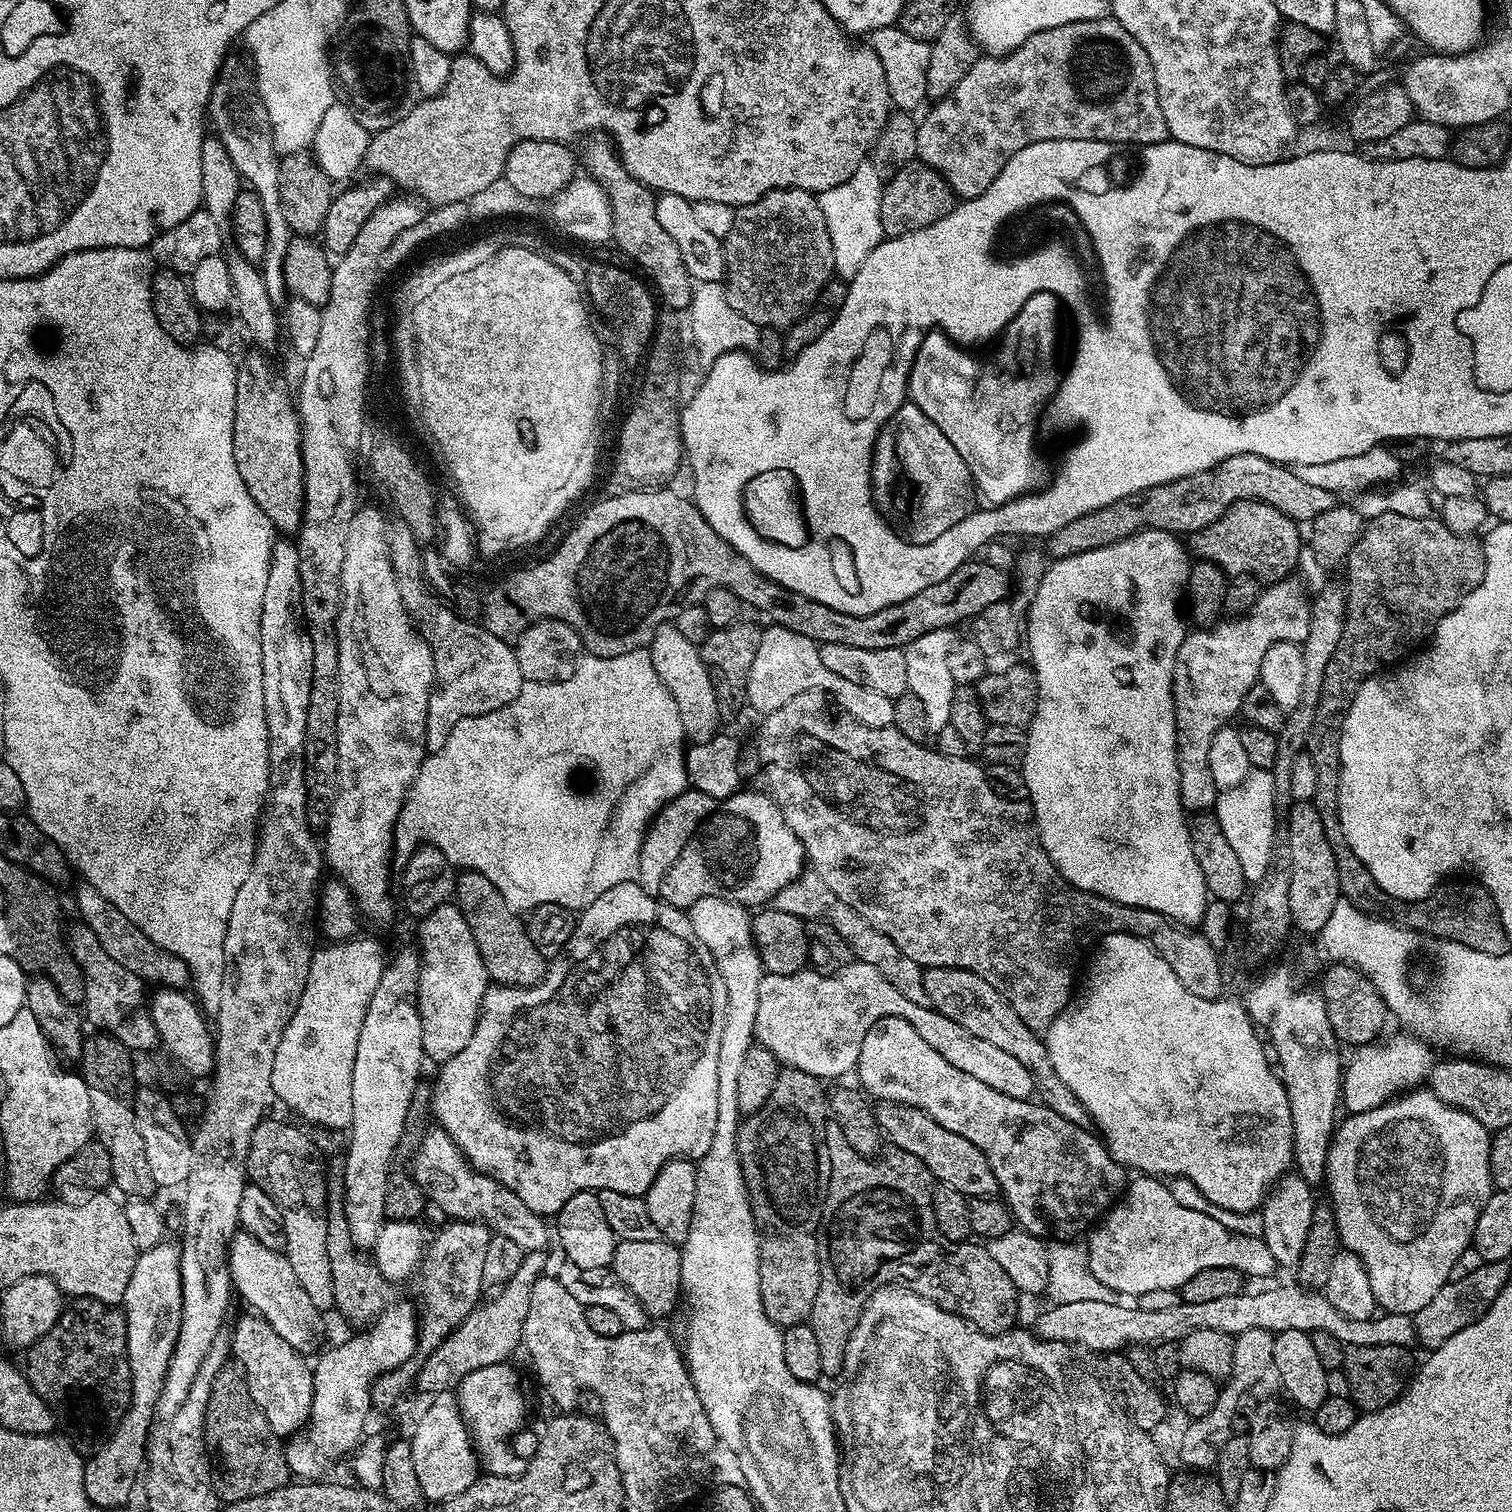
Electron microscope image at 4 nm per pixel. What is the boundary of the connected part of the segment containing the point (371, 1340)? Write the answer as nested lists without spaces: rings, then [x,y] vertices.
[[[393,1302],[371,1324],[369,1332],[360,1332],[329,1352],[321,1351],[320,1361],[312,1368],[312,1415],[308,1417],[306,1431],[291,1437],[286,1444],[288,1469],[301,1481],[316,1482],[327,1477],[324,1475],[331,1470],[332,1460],[342,1459],[364,1440],[368,1415],[374,1412],[372,1384],[376,1377],[405,1364],[416,1352],[420,1325],[413,1305],[411,1308]]]

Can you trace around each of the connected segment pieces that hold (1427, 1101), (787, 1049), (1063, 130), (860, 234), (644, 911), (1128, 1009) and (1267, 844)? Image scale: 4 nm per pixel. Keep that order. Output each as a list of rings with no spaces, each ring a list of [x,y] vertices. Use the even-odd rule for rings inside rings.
[[[1411,1090],[1397,1095],[1386,1101],[1377,1109],[1367,1110],[1366,1113],[1354,1113],[1344,1120],[1339,1121],[1332,1137],[1332,1143],[1328,1145],[1328,1171],[1326,1173],[1327,1199],[1334,1210],[1336,1229],[1340,1235],[1340,1243],[1349,1252],[1366,1266],[1366,1274],[1370,1276],[1370,1286],[1374,1290],[1374,1298],[1377,1305],[1384,1312],[1397,1312],[1403,1316],[1415,1317],[1422,1306],[1427,1306],[1433,1300],[1434,1294],[1442,1290],[1448,1281],[1452,1279],[1454,1262],[1462,1258],[1462,1254],[1472,1247],[1472,1235],[1474,1226],[1478,1226],[1478,1214],[1482,1214],[1482,1206],[1492,1197],[1494,1185],[1490,1174],[1490,1146],[1492,1136],[1490,1129],[1482,1126],[1478,1118],[1466,1114],[1457,1108],[1451,1108],[1446,1102],[1438,1099],[1431,1090]]]
[[[853,962],[842,971],[831,974],[815,970],[765,974],[758,986],[755,1043],[770,1050],[784,1068],[797,1068],[829,1082],[835,1076],[844,1076],[855,1069],[870,1026],[887,1016],[906,1018],[906,1022],[910,1022],[910,1026],[914,1026],[914,1030],[918,1030],[918,1034],[922,1034],[922,1038],[926,1038],[950,1066],[958,1066],[958,1070],[978,1078],[978,1082],[986,1082],[986,1086],[1010,1094],[1010,1098],[1033,1099],[1037,1091],[1036,1079],[1018,1058],[1006,1054],[1006,1050],[991,1042],[974,1038],[970,1030],[962,1030],[958,1022],[946,1018],[946,1014],[937,1012],[928,1004],[910,1002],[906,994],[898,994],[887,978],[869,964]]]
[[[1111,15],[1103,16],[1097,20],[1079,20],[1078,22],[1066,22],[1062,26],[1054,26],[1050,30],[1026,38],[1026,42],[1022,42],[1020,48],[1007,54],[981,55],[974,62],[974,66],[970,66],[970,70],[966,70],[962,82],[958,82],[958,86],[954,86],[954,90],[950,90],[950,94],[935,101],[931,107],[932,109],[925,114],[924,120],[922,116],[916,126],[918,134],[916,154],[921,162],[938,170],[942,174],[942,178],[946,178],[946,182],[960,200],[978,198],[982,194],[986,194],[986,186],[990,186],[990,182],[994,182],[994,178],[998,178],[998,174],[1002,174],[1002,166],[1006,166],[1006,162],[1010,162],[1010,158],[1014,154],[1018,154],[1018,150],[1022,150],[1026,146],[1034,146],[1034,142],[1104,140],[1113,146],[1119,146],[1119,144],[1147,146],[1160,144],[1163,140],[1169,139],[1166,118],[1162,115],[1162,106],[1158,102],[1158,86],[1154,82],[1154,66],[1150,66],[1150,54],[1146,54],[1146,50],[1142,50],[1142,46],[1138,46],[1134,34],[1130,34],[1130,30],[1126,30],[1126,26],[1122,26]]]
[[[865,162],[842,182],[842,186],[834,186],[830,190],[819,193],[820,209],[826,218],[826,230],[830,230],[830,242],[834,246],[836,259],[835,275],[847,282],[862,270],[862,262],[866,262],[869,254],[885,239],[880,217],[880,203],[884,184],[878,178],[874,166]]]
[[[636,882],[629,883],[627,886],[610,886],[610,890],[606,890],[604,896],[594,898],[594,902],[590,902],[590,906],[579,913],[576,929],[570,942],[564,947],[563,952],[547,965],[547,975],[542,977],[539,982],[528,987],[489,987],[488,992],[484,995],[484,1001],[480,1007],[480,1017],[470,1042],[466,1042],[466,1046],[462,1046],[462,1050],[458,1050],[458,1054],[454,1054],[454,1058],[445,1060],[439,1065],[440,1073],[436,1076],[436,1089],[432,1092],[432,1112],[436,1115],[435,1123],[444,1128],[446,1134],[450,1134],[452,1141],[459,1146],[462,1154],[470,1161],[473,1168],[488,1173],[489,1176],[500,1180],[510,1190],[514,1190],[514,1194],[518,1194],[518,1198],[522,1198],[522,1202],[526,1202],[526,1206],[530,1206],[530,1210],[534,1210],[540,1216],[555,1217],[556,1213],[562,1210],[564,1204],[558,1196],[558,1190],[552,1186],[552,1164],[536,1164],[536,1156],[544,1156],[544,1148],[552,1148],[552,1140],[560,1140],[560,1068],[564,1068],[564,1064],[560,1064],[560,1060],[564,1060],[564,1056],[560,1056],[560,1048],[572,1048],[572,1056],[580,1056],[580,1052],[584,1052],[584,1056],[588,1056],[588,1064],[592,1064],[592,1068],[596,1068],[596,1088],[644,1088],[644,1124],[688,1124],[688,1148],[672,1148],[672,1152],[677,1158],[699,1158],[706,1154],[706,1150],[710,1150],[710,1142],[714,1138],[714,1122],[718,1122],[718,1045],[722,1042],[722,1022],[726,1022],[726,985],[722,982],[722,974],[718,974],[718,966],[714,962],[712,952],[706,950],[706,946],[702,946],[698,934],[694,934],[694,926],[690,926],[687,911],[656,900],[653,896],[645,896],[644,889]]]
[[[1128,932],[1110,934],[1095,945],[1091,956],[1092,965],[1089,966],[1088,977],[1084,980],[1089,992],[1085,996],[1077,995],[1069,1002],[1058,1014],[1058,1018],[1054,1018],[1054,1022],[1046,1033],[1050,1062],[1058,1078],[1062,1078],[1078,1098],[1078,1102],[1082,1102],[1091,1123],[1097,1124],[1095,1127],[1108,1152],[1125,1170],[1137,1168],[1135,1170],[1137,1173],[1157,1178],[1184,1177],[1194,1184],[1200,1191],[1201,1197],[1207,1202],[1209,1200],[1212,1204],[1249,1204],[1247,1206],[1249,1209],[1259,1209],[1275,1188],[1276,1181],[1293,1167],[1294,1126],[1292,1125],[1290,1098],[1288,1091],[1284,1089],[1284,1081],[1280,1079],[1266,1051],[1265,1041],[1249,1018],[1243,1003],[1239,999],[1207,1000],[1198,998],[1198,994],[1190,994],[1190,990],[1186,990],[1186,986],[1178,982],[1178,974],[1170,970],[1166,958],[1162,958],[1143,936],[1132,936]]]
[[[1253,768],[1248,777],[1238,786],[1225,788],[1217,795],[1214,815],[1218,818],[1218,826],[1222,826],[1222,834],[1226,834],[1234,855],[1242,866],[1242,874],[1246,874],[1249,885],[1254,886],[1270,866],[1272,850],[1277,847],[1276,839],[1276,807],[1274,806],[1274,778],[1267,768]]]

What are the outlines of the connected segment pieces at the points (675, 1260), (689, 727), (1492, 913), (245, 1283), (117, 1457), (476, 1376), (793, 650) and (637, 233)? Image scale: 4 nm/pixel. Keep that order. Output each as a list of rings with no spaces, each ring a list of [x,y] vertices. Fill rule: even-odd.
[[[617,1239],[611,1270],[642,1302],[649,1317],[668,1316],[676,1308],[676,1298],[682,1294],[680,1275],[682,1262],[680,1248],[666,1239],[658,1240],[621,1240]]]
[[[669,622],[663,624],[654,634],[650,651],[654,670],[658,670],[658,678],[664,683],[666,690],[670,690],[678,706],[685,737],[689,741],[699,742],[717,735],[716,723],[721,723],[722,720],[720,701],[716,698],[714,677],[700,656],[699,647],[686,642],[686,638],[682,638],[682,633],[676,629],[675,623]]]
[[[1347,846],[1339,847],[1335,854],[1335,865],[1338,866],[1338,882],[1341,897],[1350,902],[1355,909],[1362,910],[1368,916],[1389,920],[1413,933],[1429,932],[1437,941],[1449,940],[1462,946],[1470,946],[1470,950],[1478,950],[1482,954],[1502,954],[1509,951],[1510,938],[1500,921],[1494,898],[1484,885],[1477,880],[1439,883],[1429,896],[1420,900],[1406,901],[1394,898],[1374,882],[1370,870],[1359,861],[1358,856]]]
[[[240,1230],[233,1236],[228,1247],[228,1270],[237,1295],[241,1295],[257,1315],[268,1321],[280,1338],[289,1342],[303,1356],[319,1351],[326,1332],[325,1315],[299,1285],[283,1253],[270,1250],[248,1232]]]
[[[161,1242],[150,1250],[140,1252],[134,1262],[134,1270],[130,1274],[130,1282],[126,1282],[126,1294],[122,1301],[122,1311],[126,1317],[126,1346],[130,1362],[130,1378],[132,1379],[132,1401],[120,1427],[114,1435],[95,1449],[91,1457],[87,1457],[84,1468],[84,1485],[93,1505],[99,1509],[112,1508],[124,1503],[138,1488],[142,1476],[142,1465],[146,1460],[146,1449],[150,1444],[148,1431],[152,1428],[152,1420],[157,1419],[156,1407],[162,1394],[162,1386],[166,1378],[166,1370],[170,1366],[170,1358],[174,1354],[176,1339],[180,1333],[180,1315],[182,1314],[182,1274],[180,1273],[179,1243]]]
[[[502,1362],[474,1370],[463,1377],[456,1390],[457,1404],[465,1423],[470,1427],[481,1463],[487,1473],[493,1476],[505,1476],[510,1470],[516,1476],[516,1470],[527,1465],[527,1459],[517,1456],[506,1443],[521,1430],[524,1424],[522,1420],[526,1416],[526,1400],[510,1365]],[[500,1440],[504,1440],[504,1443]]]
[[[779,626],[765,627],[760,633],[758,642],[758,654],[754,654],[754,662],[750,665],[750,674],[748,675],[748,695],[746,697],[747,707],[753,708],[759,714],[767,714],[778,710],[782,702],[790,702],[794,694],[803,692],[827,692],[831,694],[836,703],[849,712],[858,722],[866,726],[875,728],[891,728],[894,725],[894,706],[892,705],[893,697],[886,694],[878,694],[878,690],[870,690],[866,686],[858,686],[854,682],[846,682],[846,678],[838,678],[838,674],[826,670],[818,658],[818,645],[810,638],[802,638],[802,634],[794,634],[794,630],[786,630]]]
[[[592,134],[584,142],[582,168],[587,175],[593,176],[601,184],[604,193],[608,195],[608,201],[612,207],[614,244],[617,244],[638,267],[644,268],[643,275],[654,285],[655,295],[665,309],[691,309],[694,281],[692,275],[686,270],[686,262],[682,262],[682,253],[678,251],[678,245],[670,238],[670,234],[666,234],[666,230],[662,230],[662,225],[658,222],[656,196],[653,189],[647,188],[645,184],[629,174],[620,160],[616,145],[607,135]]]

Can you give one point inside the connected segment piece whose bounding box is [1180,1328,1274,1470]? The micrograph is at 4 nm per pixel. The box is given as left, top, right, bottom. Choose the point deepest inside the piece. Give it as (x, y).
(1200, 1444)

